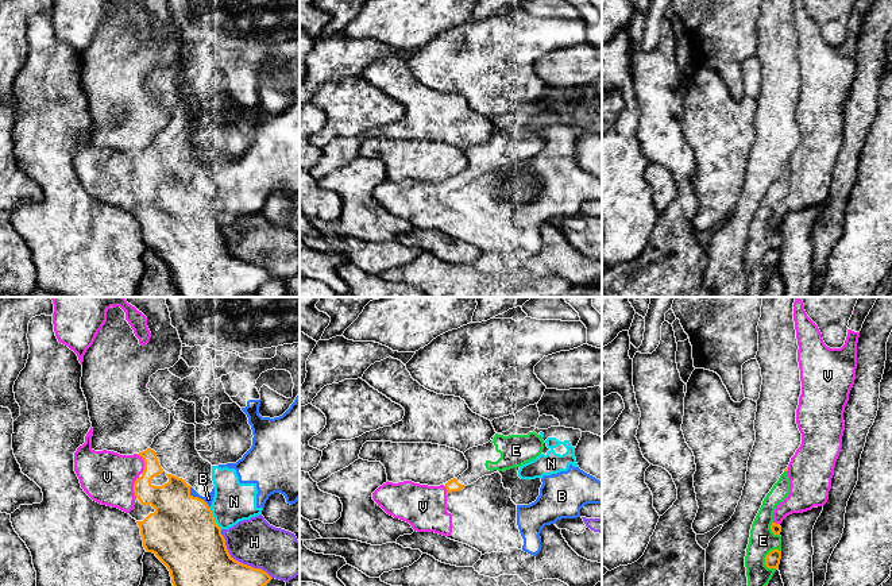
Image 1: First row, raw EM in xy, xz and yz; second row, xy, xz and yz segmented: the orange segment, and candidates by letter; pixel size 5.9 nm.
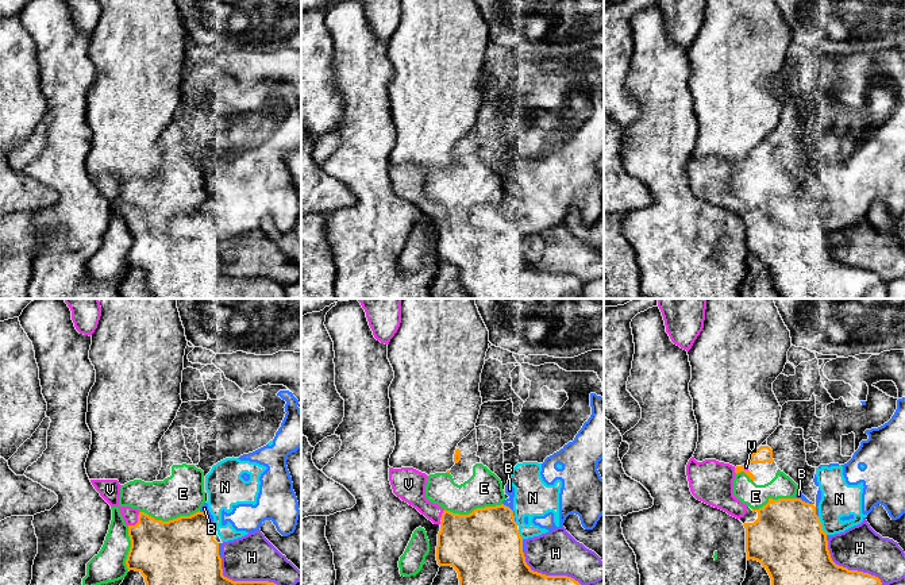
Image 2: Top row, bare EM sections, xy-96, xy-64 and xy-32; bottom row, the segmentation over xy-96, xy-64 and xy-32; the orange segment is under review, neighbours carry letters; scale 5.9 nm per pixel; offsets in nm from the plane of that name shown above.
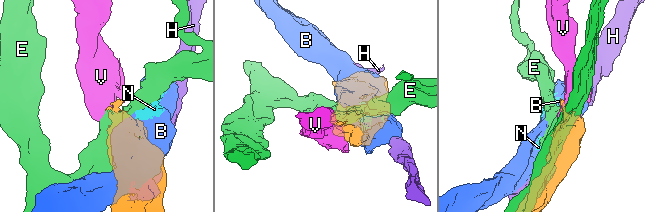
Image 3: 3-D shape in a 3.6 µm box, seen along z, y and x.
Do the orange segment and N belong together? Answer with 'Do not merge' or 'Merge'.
Do not merge

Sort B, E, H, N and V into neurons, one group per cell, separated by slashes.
B N / E / H / V

